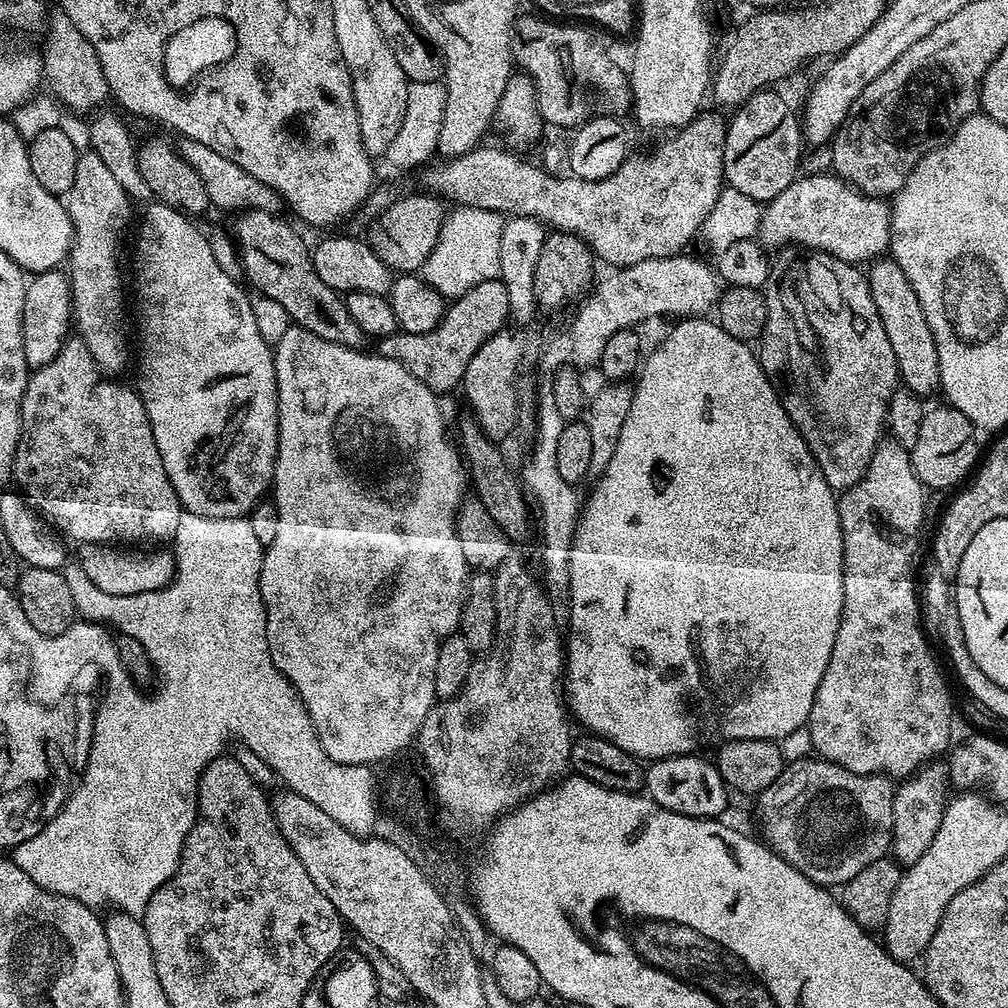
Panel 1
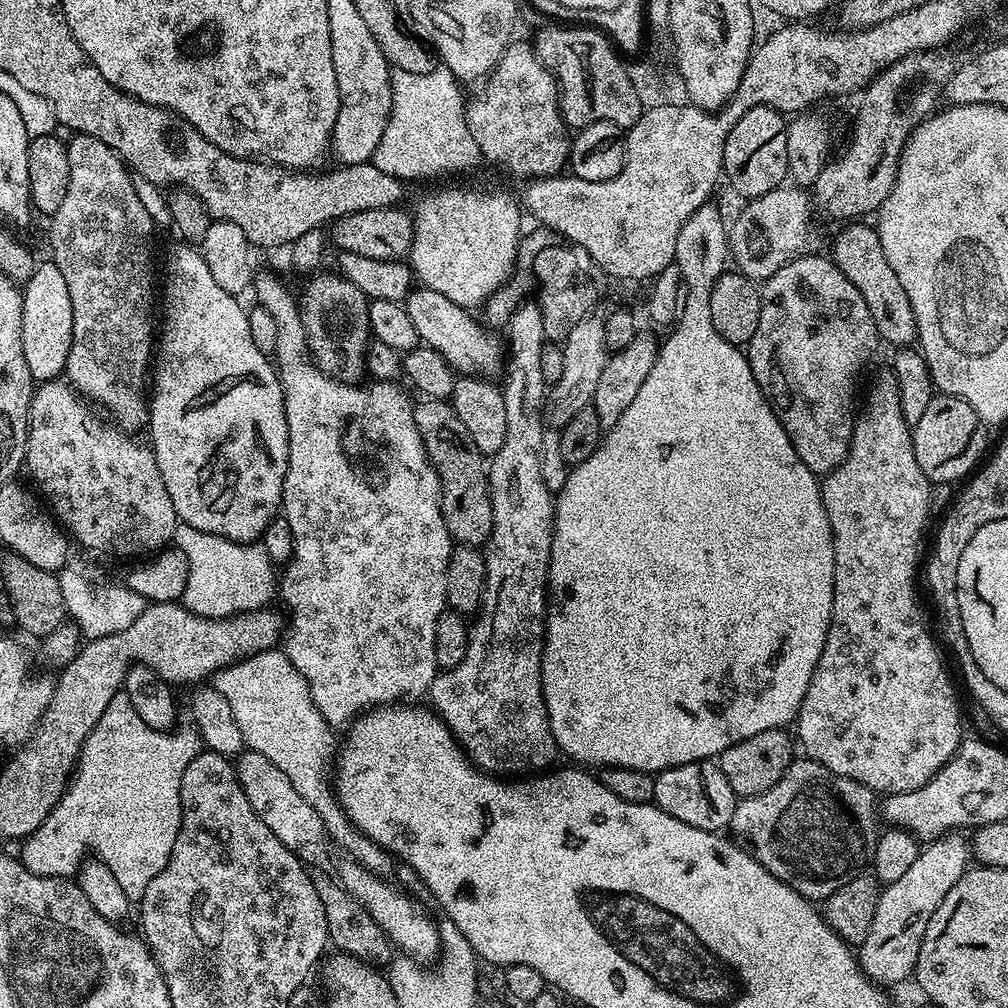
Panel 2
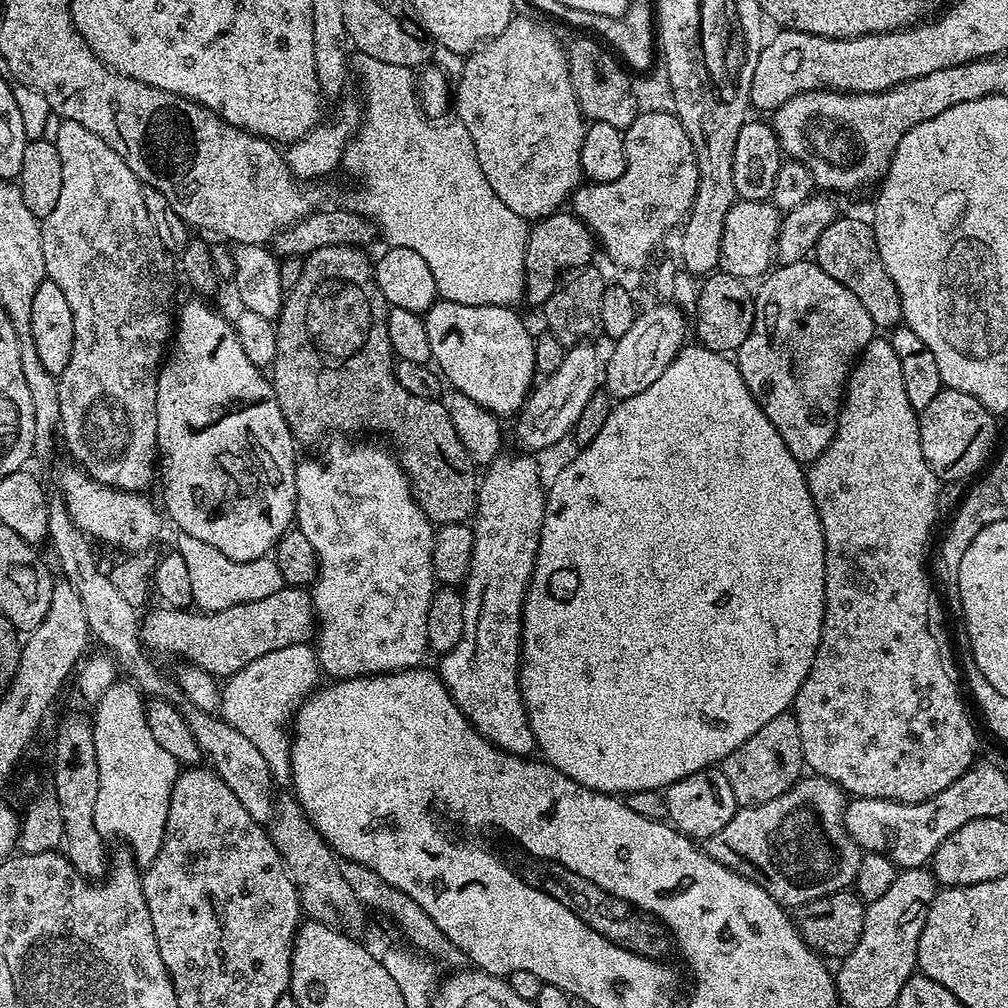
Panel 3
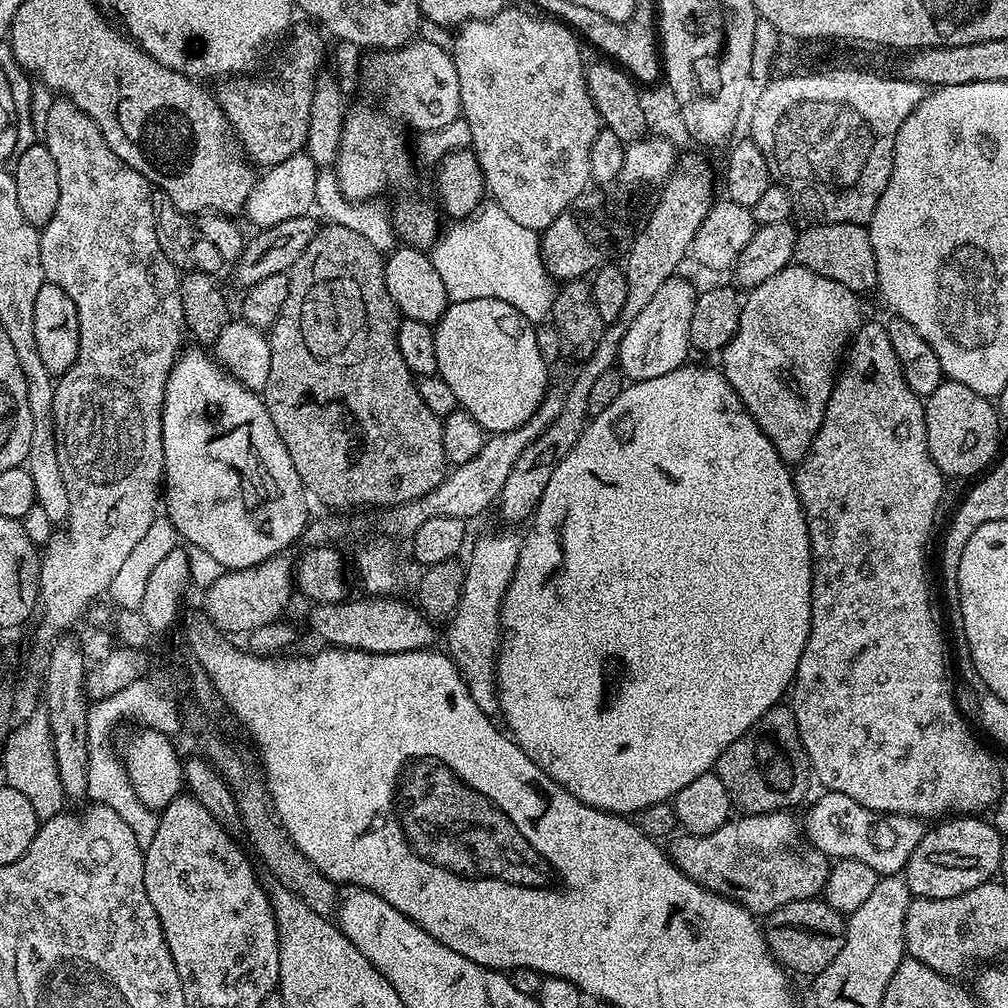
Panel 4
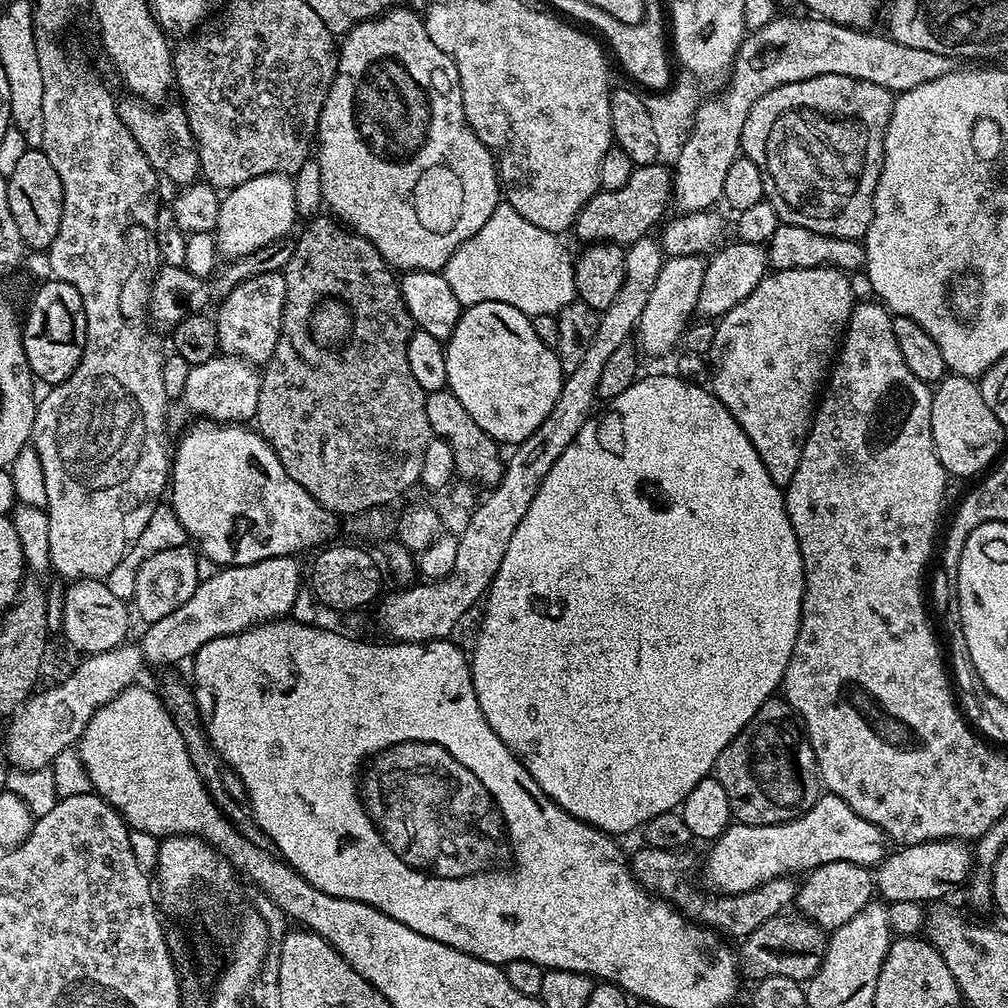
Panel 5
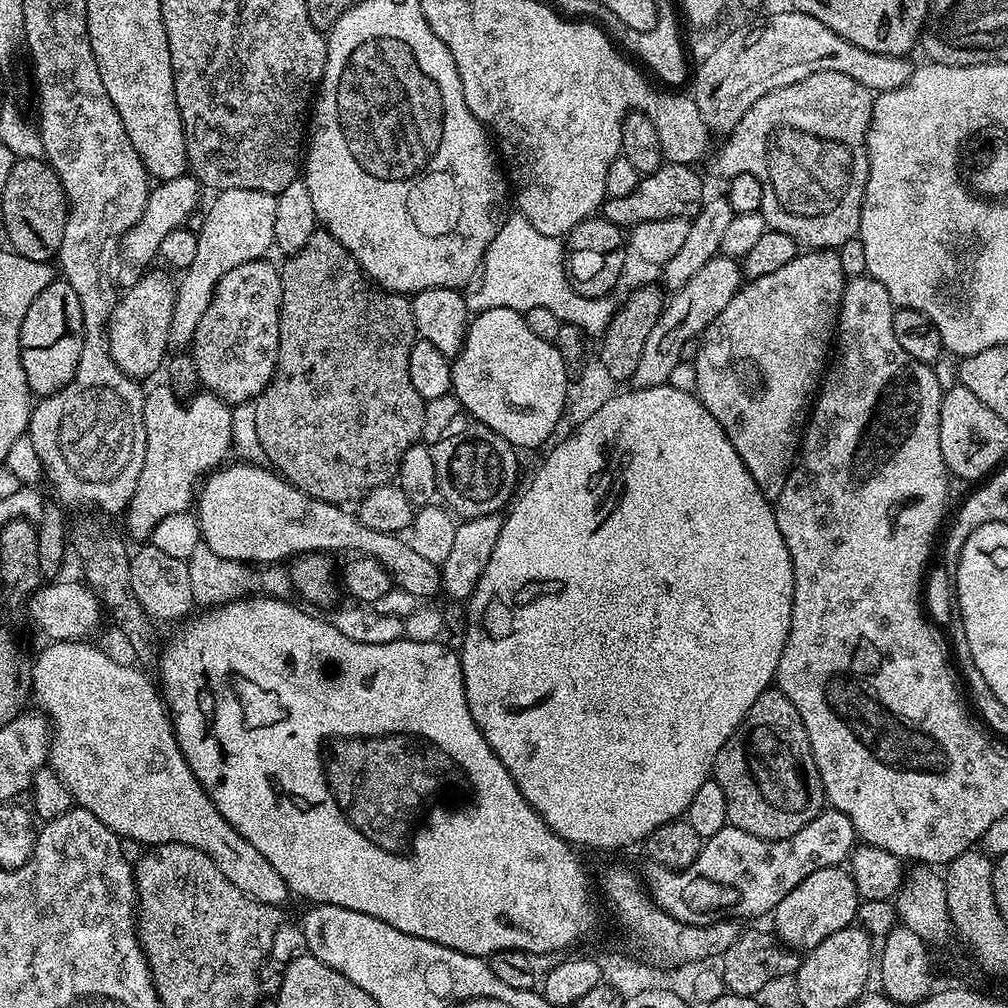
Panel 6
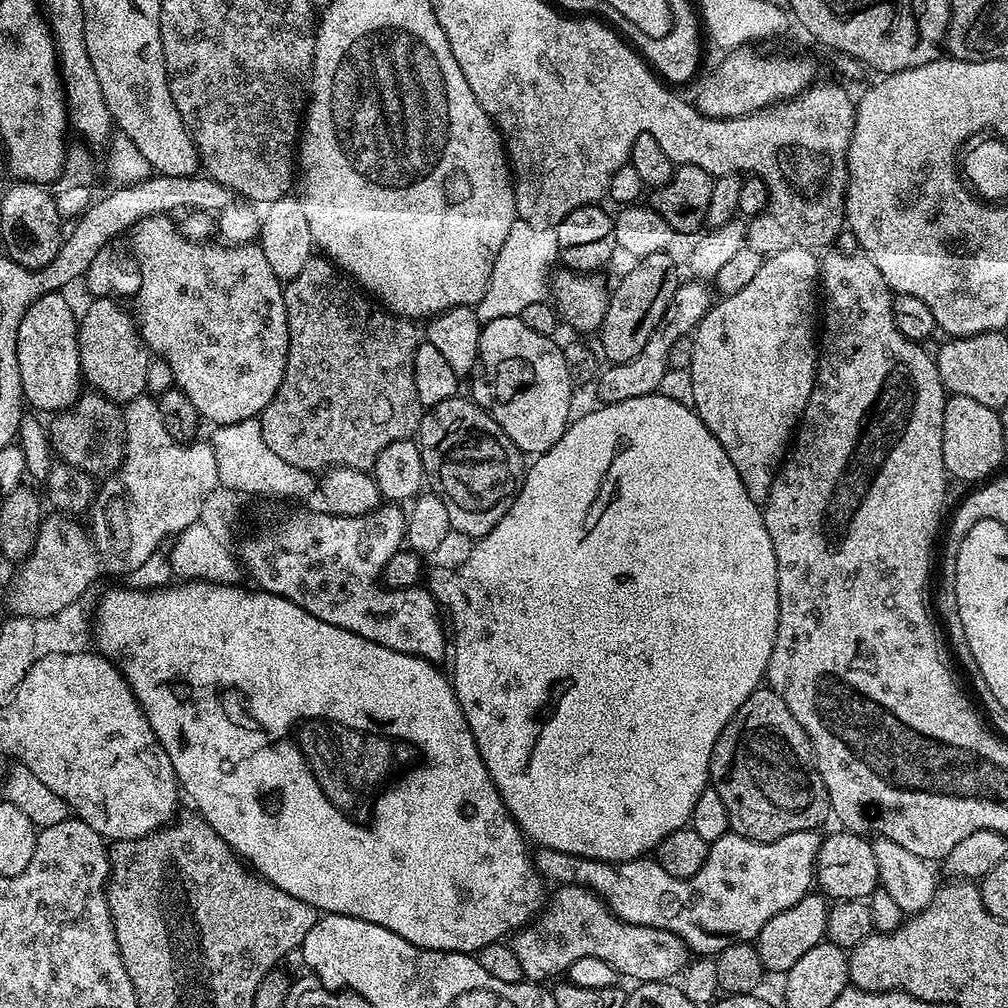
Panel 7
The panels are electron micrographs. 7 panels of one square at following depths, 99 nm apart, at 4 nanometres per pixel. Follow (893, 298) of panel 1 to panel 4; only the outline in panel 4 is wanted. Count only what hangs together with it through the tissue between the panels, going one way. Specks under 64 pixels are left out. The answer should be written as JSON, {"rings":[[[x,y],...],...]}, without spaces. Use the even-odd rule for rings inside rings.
{"rings":[[[813,223],[796,237],[795,263],[822,274],[822,278],[834,278],[852,292],[865,294],[878,285],[878,266],[874,258],[874,246],[870,234],[863,224],[822,224]]]}

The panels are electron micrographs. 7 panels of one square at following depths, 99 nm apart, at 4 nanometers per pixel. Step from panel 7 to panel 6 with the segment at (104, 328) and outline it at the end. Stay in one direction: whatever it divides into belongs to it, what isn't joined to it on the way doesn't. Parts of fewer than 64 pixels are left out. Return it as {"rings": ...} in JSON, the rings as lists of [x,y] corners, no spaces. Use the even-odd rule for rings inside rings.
{"rings":[[[145,271],[140,281],[123,293],[124,297],[113,306],[112,312],[110,308],[106,316],[108,353],[112,355],[112,361],[133,378],[152,376],[159,368],[161,371],[169,355],[167,335],[175,310],[177,285],[166,273],[152,271]]]}

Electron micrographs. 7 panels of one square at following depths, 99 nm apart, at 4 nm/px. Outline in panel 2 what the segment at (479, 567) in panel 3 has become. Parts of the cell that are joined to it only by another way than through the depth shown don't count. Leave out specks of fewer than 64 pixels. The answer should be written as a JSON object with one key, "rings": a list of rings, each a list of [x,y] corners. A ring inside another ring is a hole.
{"rings":[[[539,303],[520,304],[508,319],[507,332],[506,371],[502,376],[506,438],[487,465],[494,522],[484,552],[484,593],[480,611],[470,624],[466,658],[436,675],[430,704],[481,772],[540,774],[558,756],[558,749],[550,730],[540,677],[544,617],[548,614],[546,585],[554,496],[542,478],[546,439],[542,350],[546,337]]]}

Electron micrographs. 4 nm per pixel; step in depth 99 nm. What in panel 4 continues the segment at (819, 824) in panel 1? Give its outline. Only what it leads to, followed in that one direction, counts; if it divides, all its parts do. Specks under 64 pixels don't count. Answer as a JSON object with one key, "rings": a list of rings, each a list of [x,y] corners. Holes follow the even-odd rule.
{"rings":[[[791,811],[766,814],[740,814],[729,819],[714,834],[690,836],[680,834],[667,845],[666,851],[683,871],[711,892],[729,896],[754,914],[770,914],[795,900],[810,900],[823,893],[830,871],[830,857],[819,852],[802,831],[802,824],[792,817]]]}

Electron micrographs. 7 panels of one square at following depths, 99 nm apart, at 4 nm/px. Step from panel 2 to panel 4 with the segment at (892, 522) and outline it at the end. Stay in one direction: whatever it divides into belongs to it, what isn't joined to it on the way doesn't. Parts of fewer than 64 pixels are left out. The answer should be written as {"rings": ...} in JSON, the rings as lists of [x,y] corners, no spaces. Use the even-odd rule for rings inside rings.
{"rings":[[[861,323],[852,337],[852,343],[846,349],[846,359],[839,369],[836,383],[832,385],[822,426],[806,458],[795,469],[794,479],[812,547],[812,626],[806,650],[802,652],[802,658],[798,662],[796,679],[790,689],[790,707],[796,715],[802,746],[808,755],[815,779],[817,776],[829,792],[846,794],[846,798],[854,798],[854,802],[875,812],[887,812],[889,816],[915,816],[921,821],[935,821],[953,814],[987,813],[996,801],[1005,795],[1004,776],[1000,773],[995,758],[972,737],[967,722],[960,717],[960,712],[956,709],[952,684],[948,681],[950,652],[949,649],[948,652],[944,649],[944,632],[936,621],[936,612],[932,609],[932,592],[928,589],[928,539],[932,536],[932,523],[936,520],[936,511],[939,510],[940,499],[944,496],[946,477],[938,470],[928,449],[921,397],[916,396],[910,386],[906,386],[898,354],[894,354],[894,346],[890,346],[890,334],[883,323]]]}

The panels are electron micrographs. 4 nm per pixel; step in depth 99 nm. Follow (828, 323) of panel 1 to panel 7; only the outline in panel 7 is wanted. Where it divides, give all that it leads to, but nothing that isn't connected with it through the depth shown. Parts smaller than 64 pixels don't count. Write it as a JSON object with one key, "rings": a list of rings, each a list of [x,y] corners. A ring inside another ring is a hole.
{"rings":[[[795,248],[794,250],[775,252],[762,262],[762,267],[758,270],[758,274],[754,274],[754,279],[743,290],[738,290],[738,294],[730,294],[717,299],[694,329],[694,356],[690,369],[692,381],[694,382],[694,402],[692,407],[696,409],[697,414],[702,418],[702,422],[706,422],[710,434],[714,434],[714,438],[718,438],[718,442],[722,442],[722,450],[726,450],[730,462],[734,462],[734,470],[738,470],[738,478],[742,478],[742,486],[746,486],[746,494],[750,494],[750,498],[754,498],[754,502],[761,506],[768,501],[768,495],[772,489],[776,473],[779,472],[781,464],[784,463],[790,451],[790,441],[793,439],[800,423],[800,418],[810,402],[812,387],[816,385],[818,344],[814,339],[814,328],[812,332],[812,319],[815,316],[817,319],[818,316],[820,262],[821,257],[810,248]]]}

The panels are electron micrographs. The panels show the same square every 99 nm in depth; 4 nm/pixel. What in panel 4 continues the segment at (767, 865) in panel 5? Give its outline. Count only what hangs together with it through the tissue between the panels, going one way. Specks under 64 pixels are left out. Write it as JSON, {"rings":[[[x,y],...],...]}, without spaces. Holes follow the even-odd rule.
{"rings":[[[825,791],[823,795],[813,802],[808,812],[808,824],[806,820],[808,841],[819,852],[825,852],[837,861],[857,860],[873,868],[880,876],[903,873],[922,835],[917,817],[875,812],[854,802],[854,798],[846,798],[846,794]]]}

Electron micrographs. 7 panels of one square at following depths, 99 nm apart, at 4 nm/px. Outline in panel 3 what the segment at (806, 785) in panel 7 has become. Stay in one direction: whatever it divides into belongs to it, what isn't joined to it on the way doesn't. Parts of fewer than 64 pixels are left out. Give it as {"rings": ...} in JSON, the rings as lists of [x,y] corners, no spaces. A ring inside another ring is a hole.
{"rings":[[[791,711],[770,718],[770,722],[766,722],[758,734],[746,738],[742,746],[738,746],[722,761],[726,782],[730,782],[730,790],[734,790],[734,798],[740,806],[770,802],[786,794],[786,790],[790,790],[801,779],[805,768],[802,734]]]}

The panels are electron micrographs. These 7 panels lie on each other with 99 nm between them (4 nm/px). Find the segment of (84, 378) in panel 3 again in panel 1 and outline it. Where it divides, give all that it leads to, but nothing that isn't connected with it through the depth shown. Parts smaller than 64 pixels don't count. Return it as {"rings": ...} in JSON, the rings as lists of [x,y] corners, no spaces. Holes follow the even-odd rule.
{"rings":[[[88,150],[83,153],[78,162],[78,170],[74,170],[74,186],[70,186],[70,190],[66,193],[66,207],[70,214],[70,222],[72,223],[72,249],[68,252],[66,261],[67,271],[70,273],[72,282],[72,314],[74,317],[74,328],[79,339],[84,341],[84,344],[90,350],[90,354],[94,358],[94,362],[104,374],[120,374],[124,367],[128,364],[128,348],[124,345],[124,280],[120,277],[120,239],[124,236],[124,231],[128,228],[128,223],[132,220],[132,207],[134,201],[131,196],[126,194],[126,190],[122,190],[122,185],[114,178],[114,174],[102,162],[102,158],[98,158],[98,154]]]}

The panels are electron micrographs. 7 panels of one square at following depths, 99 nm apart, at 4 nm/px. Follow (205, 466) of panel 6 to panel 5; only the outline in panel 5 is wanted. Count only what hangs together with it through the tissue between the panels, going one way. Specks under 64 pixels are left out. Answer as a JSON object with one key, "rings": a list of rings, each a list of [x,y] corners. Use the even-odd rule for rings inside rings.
{"rings":[[[217,354],[206,362],[191,365],[187,371],[184,376],[184,393],[181,394],[180,400],[196,418],[207,418],[212,422],[248,422],[255,417],[261,373],[248,361],[240,359],[239,356]]]}

